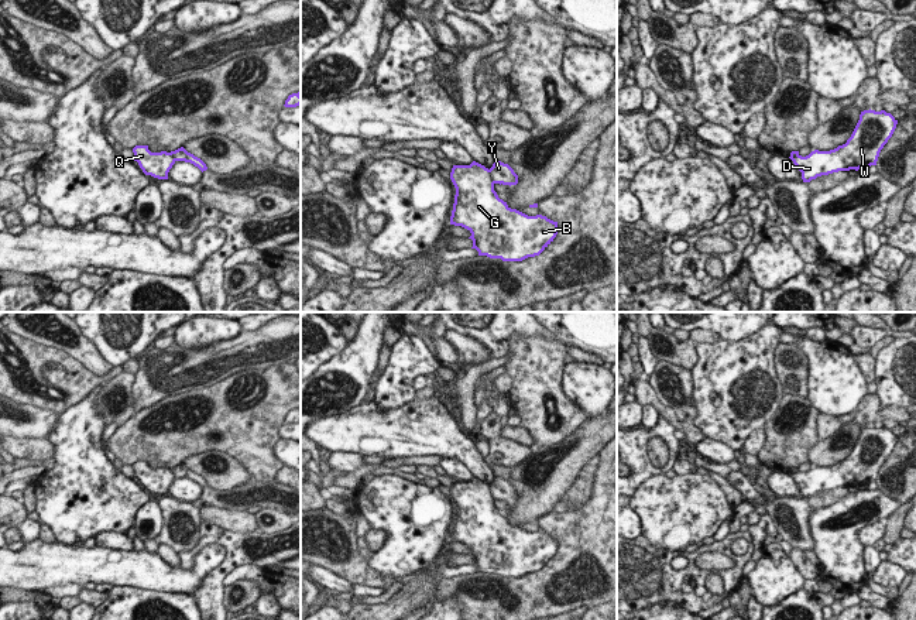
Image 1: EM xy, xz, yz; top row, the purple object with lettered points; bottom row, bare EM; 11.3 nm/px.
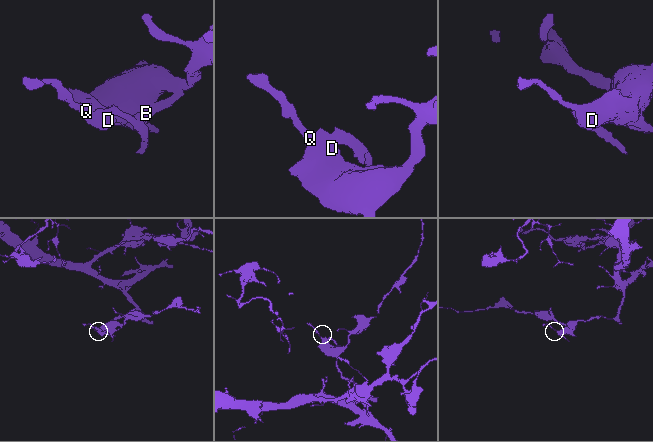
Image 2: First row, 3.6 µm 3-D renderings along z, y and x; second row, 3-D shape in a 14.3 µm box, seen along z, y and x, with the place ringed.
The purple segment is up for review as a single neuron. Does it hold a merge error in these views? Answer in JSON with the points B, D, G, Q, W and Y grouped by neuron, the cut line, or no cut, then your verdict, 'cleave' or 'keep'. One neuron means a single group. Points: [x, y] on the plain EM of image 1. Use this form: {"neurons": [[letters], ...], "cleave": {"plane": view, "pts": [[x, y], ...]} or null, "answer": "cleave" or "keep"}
{"neurons": [["B", "D", "G", "Q", "W"], ["Y"]], "cleave": {"plane": "xz", "pts": [[489, 486], [493, 500]]}, "answer": "cleave"}

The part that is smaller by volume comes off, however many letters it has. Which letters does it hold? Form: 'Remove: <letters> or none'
Remove: Y

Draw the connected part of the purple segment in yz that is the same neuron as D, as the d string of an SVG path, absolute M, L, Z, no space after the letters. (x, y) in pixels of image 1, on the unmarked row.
M864 427L845 460L830 467L814 466L806 473L790 475L802 489L803 499L838 487L867 487L876 482L884 462L892 453L898 436L885 427Z

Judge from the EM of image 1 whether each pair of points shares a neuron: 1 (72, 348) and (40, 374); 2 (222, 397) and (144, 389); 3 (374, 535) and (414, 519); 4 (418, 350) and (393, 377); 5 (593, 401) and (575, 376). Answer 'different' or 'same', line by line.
1: different
2: different
3: different
4: same
5: same

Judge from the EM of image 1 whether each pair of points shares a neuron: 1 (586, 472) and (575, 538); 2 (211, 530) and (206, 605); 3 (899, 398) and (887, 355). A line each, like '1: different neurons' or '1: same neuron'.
1: different neurons
2: same neuron
3: same neuron

